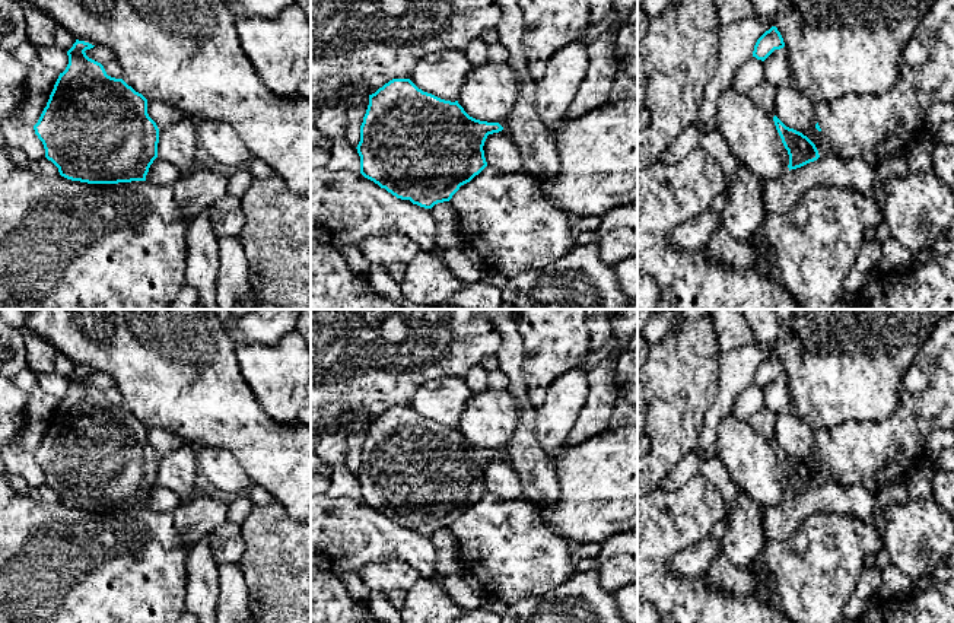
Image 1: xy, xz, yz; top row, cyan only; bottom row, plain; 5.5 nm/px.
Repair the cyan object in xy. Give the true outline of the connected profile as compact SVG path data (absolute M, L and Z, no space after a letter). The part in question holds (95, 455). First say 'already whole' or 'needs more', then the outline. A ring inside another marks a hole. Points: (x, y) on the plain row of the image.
already whole; M79 368L67 378L69 391L60 400L38 449L35 461L42 468L45 484L51 487L61 503L88 511L118 511L146 508L150 492L158 484L159 455L147 441L147 426L123 406L106 401L104 392L86 382L95 372Z

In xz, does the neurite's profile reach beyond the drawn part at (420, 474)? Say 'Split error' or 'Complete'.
Complete

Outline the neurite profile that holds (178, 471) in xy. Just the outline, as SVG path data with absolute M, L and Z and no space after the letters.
M182 444L159 460L158 484L174 492L182 502L197 495L197 446Z

